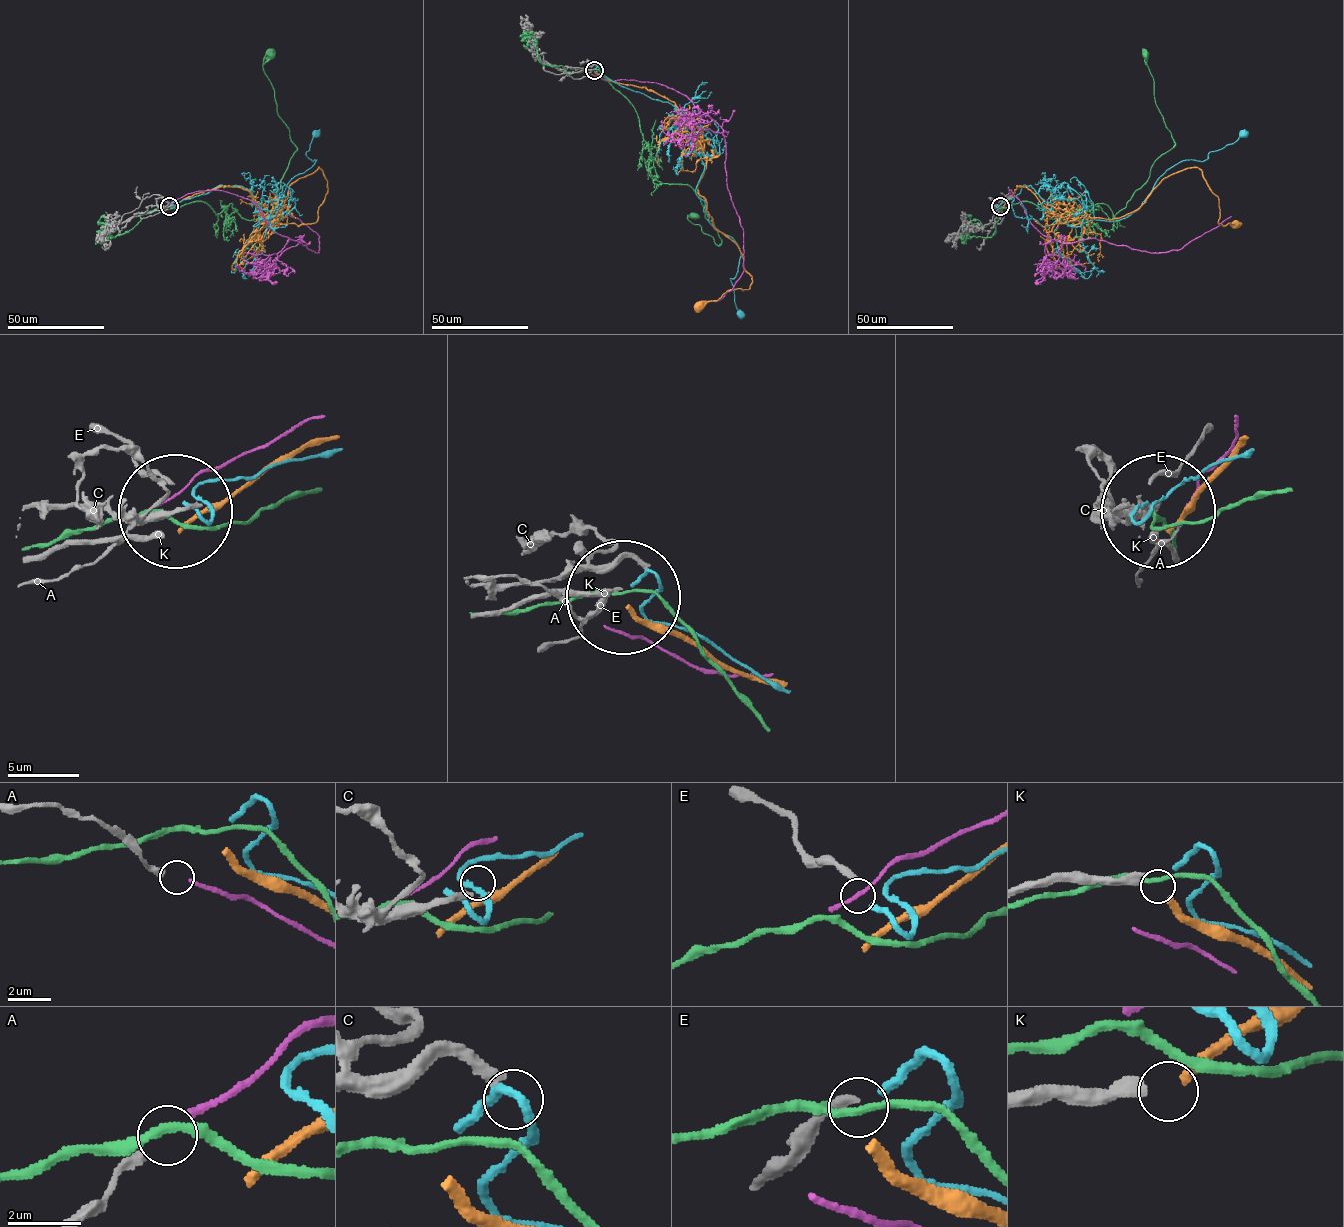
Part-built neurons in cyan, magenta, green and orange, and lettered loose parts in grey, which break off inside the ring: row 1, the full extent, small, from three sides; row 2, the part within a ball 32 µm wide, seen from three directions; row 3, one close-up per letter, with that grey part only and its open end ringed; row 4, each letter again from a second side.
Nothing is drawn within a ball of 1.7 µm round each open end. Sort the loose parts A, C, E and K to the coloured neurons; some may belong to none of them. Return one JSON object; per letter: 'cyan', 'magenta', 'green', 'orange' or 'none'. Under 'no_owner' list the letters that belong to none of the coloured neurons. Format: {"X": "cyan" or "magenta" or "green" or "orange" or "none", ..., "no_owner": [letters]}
{"A": "magenta", "C": "none", "E": "cyan", "K": "orange", "no_owner": ["C"]}

